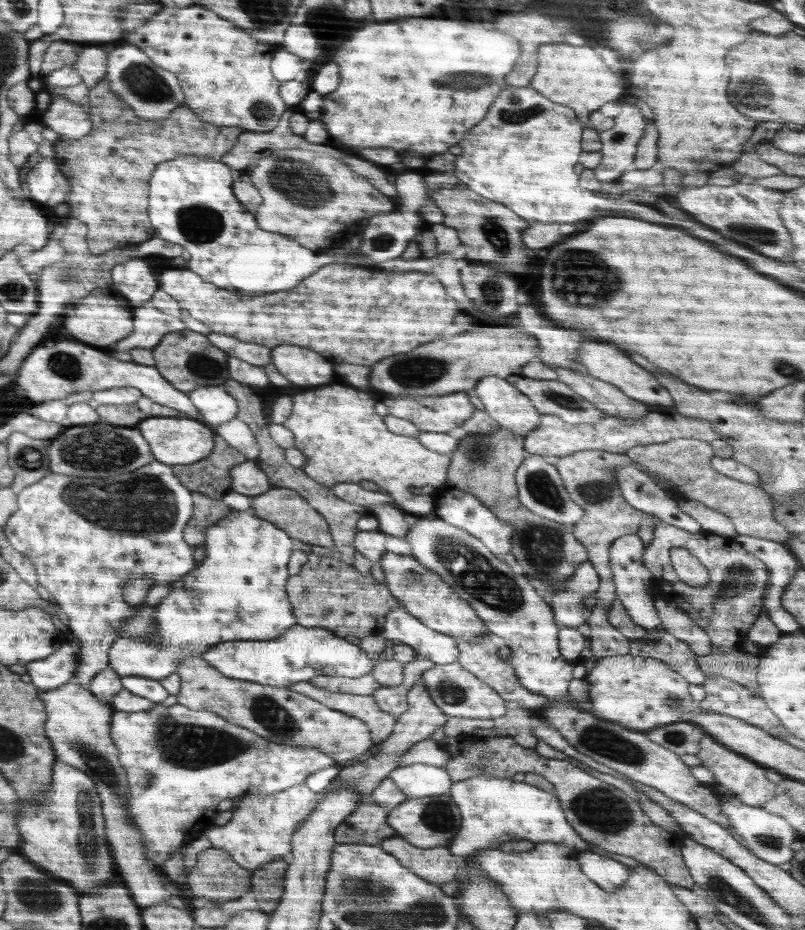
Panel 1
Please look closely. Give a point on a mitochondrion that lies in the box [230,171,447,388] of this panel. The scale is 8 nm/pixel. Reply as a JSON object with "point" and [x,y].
{"point":[381,243]}

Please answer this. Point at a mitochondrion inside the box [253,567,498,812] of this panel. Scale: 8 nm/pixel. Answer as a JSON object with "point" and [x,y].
{"point":[449,692]}

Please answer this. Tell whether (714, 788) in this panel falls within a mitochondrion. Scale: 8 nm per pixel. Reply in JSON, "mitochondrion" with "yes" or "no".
{"mitochondrion":"no"}

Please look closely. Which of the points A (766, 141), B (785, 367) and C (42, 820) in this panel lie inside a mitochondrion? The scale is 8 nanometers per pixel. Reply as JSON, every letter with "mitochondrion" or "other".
{"A":"other","B":"mitochondrion","C":"other"}

